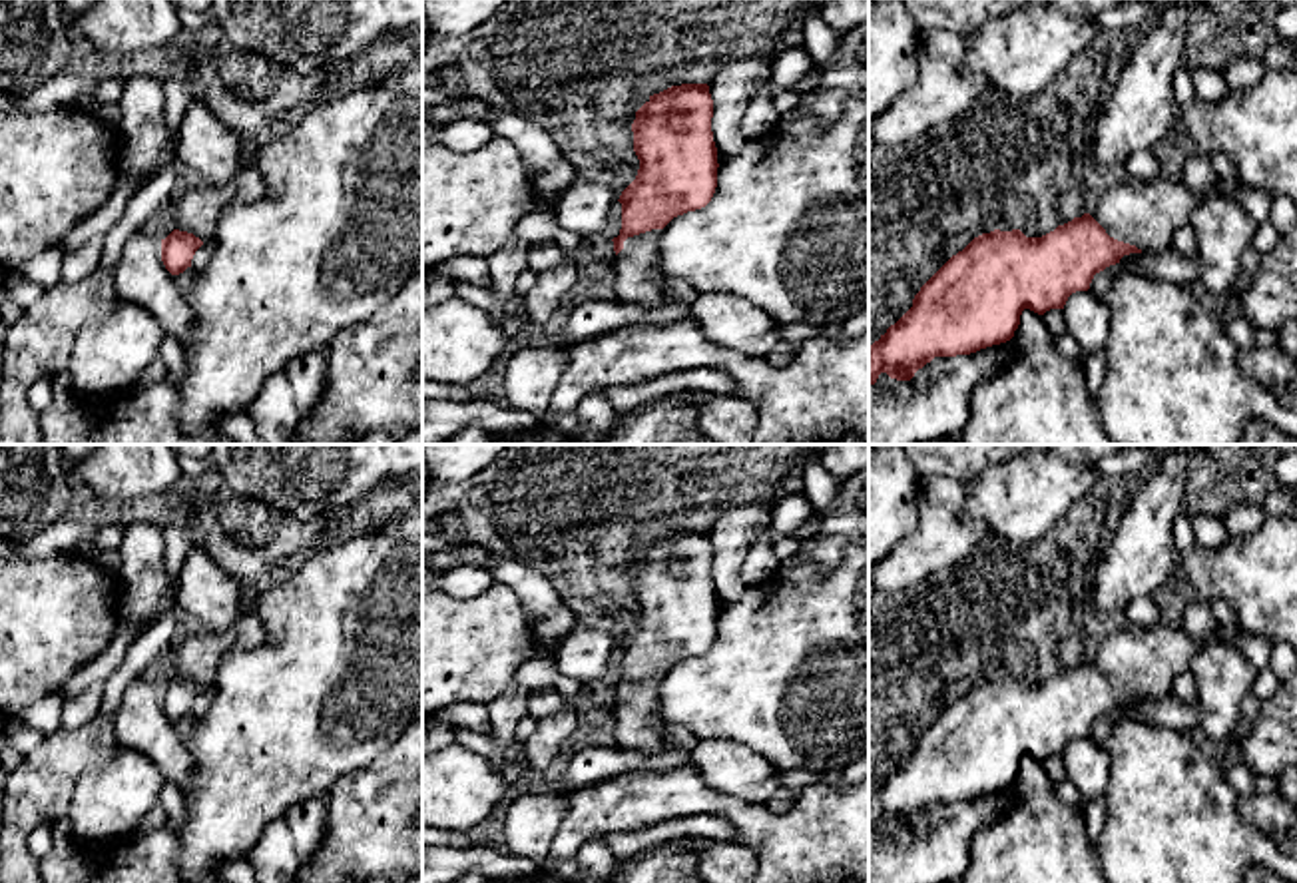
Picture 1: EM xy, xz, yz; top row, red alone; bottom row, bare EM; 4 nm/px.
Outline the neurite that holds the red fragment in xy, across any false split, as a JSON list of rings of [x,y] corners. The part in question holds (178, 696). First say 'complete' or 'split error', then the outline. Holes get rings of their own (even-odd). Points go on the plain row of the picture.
split error; [[[201,632],[179,644],[171,660],[175,676],[161,686],[161,708],[171,722],[191,714],[195,698],[213,686],[225,654],[235,648],[233,632]]]

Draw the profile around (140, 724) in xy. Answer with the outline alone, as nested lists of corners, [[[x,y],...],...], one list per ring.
[[[145,674],[131,680],[124,692],[112,730],[122,749],[153,759],[165,781],[189,787],[193,757],[161,708],[161,684]]]

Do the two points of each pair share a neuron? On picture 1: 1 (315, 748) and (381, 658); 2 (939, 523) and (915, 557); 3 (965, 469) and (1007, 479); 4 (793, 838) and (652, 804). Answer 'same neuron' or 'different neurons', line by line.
1: same neuron
2: same neuron
3: different neurons
4: same neuron

